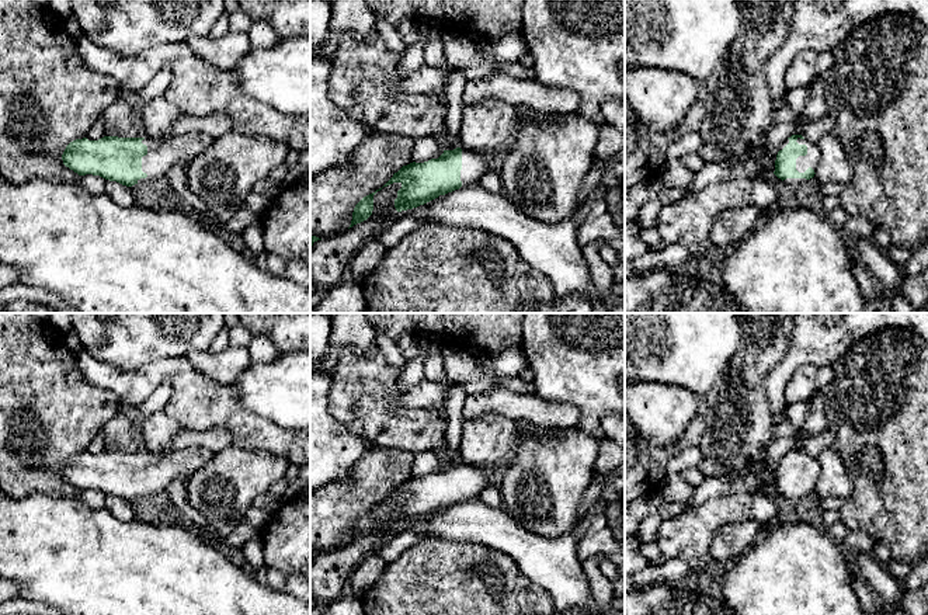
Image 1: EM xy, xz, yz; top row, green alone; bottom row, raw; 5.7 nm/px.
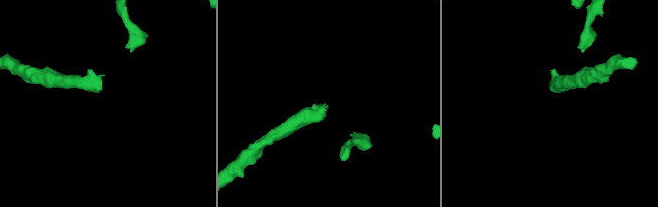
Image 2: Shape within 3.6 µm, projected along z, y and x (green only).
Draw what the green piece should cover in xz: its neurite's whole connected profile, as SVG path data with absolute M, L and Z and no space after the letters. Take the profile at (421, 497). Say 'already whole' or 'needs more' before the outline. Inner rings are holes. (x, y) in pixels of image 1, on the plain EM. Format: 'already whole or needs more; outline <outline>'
needs more; outline M456 462L444 465L438 473L403 480L383 501L402 498L395 514L396 525L402 527L455 504L479 500L484 489L498 486L500 477L493 466Z

